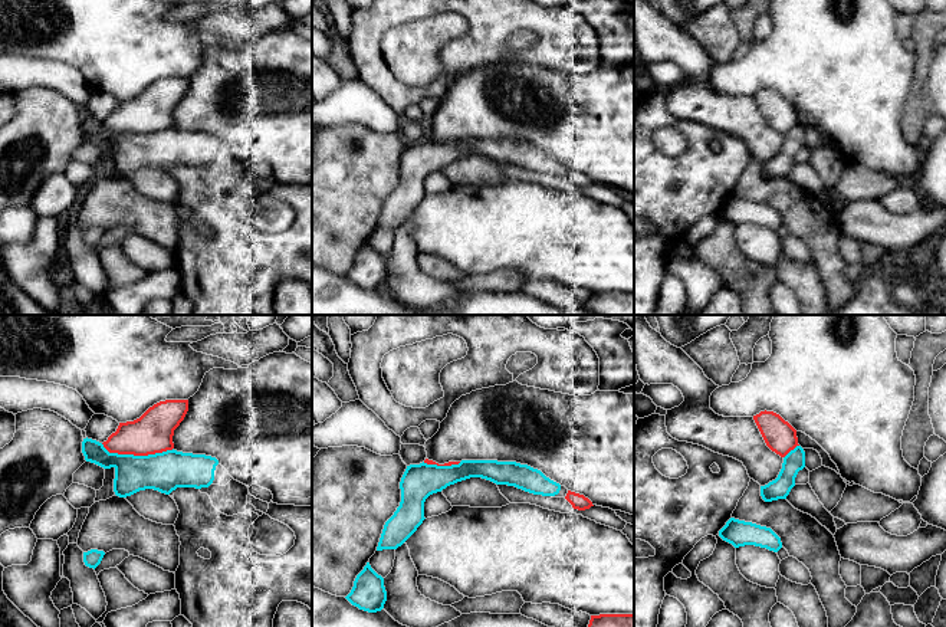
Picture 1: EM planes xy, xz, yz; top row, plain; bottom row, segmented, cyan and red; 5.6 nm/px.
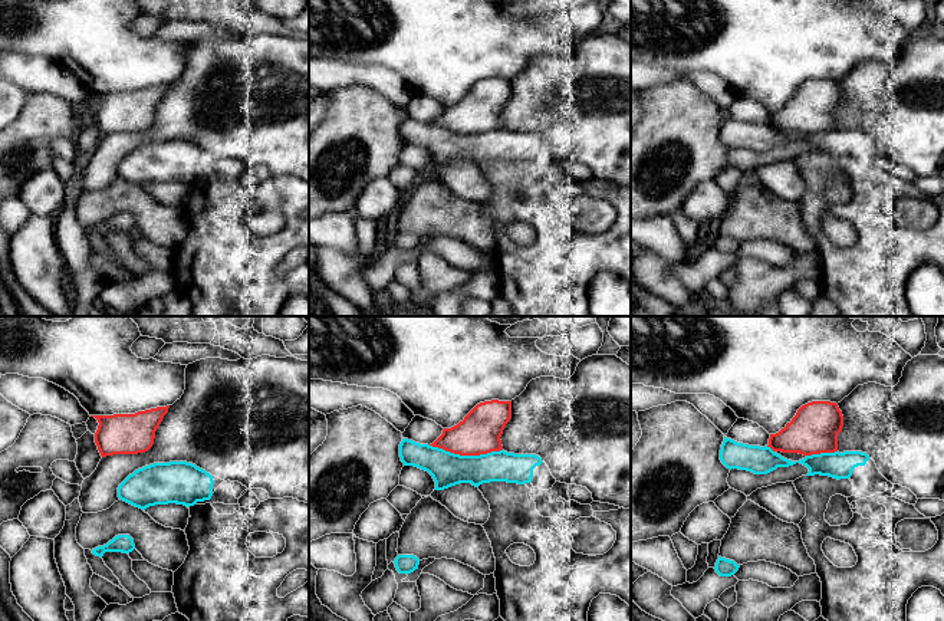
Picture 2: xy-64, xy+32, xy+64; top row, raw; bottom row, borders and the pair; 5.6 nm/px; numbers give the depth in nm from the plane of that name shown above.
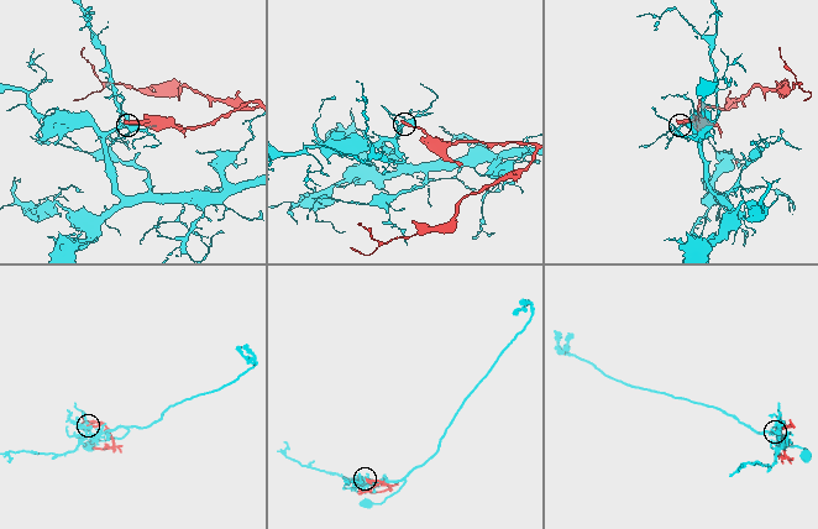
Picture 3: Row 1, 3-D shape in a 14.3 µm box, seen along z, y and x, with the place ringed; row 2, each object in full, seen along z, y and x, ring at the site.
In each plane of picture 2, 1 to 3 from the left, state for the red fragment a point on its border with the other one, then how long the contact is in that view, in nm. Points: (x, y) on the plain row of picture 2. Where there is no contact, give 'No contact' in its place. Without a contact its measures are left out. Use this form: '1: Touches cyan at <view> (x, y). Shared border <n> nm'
1: No contact
2: Touches cyan at xy+32 (466, 134). Shared border 400 nm
3: Touches cyan at xy+64 (821, 131). Shared border 180 nm

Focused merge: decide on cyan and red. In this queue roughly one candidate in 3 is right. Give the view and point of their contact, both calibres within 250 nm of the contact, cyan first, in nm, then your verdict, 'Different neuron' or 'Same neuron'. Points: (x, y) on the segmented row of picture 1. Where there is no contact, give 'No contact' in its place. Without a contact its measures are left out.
Touches cyan at xy (137, 456). Thickness 220 nm (cyan) against 220 nm. Different neuron

